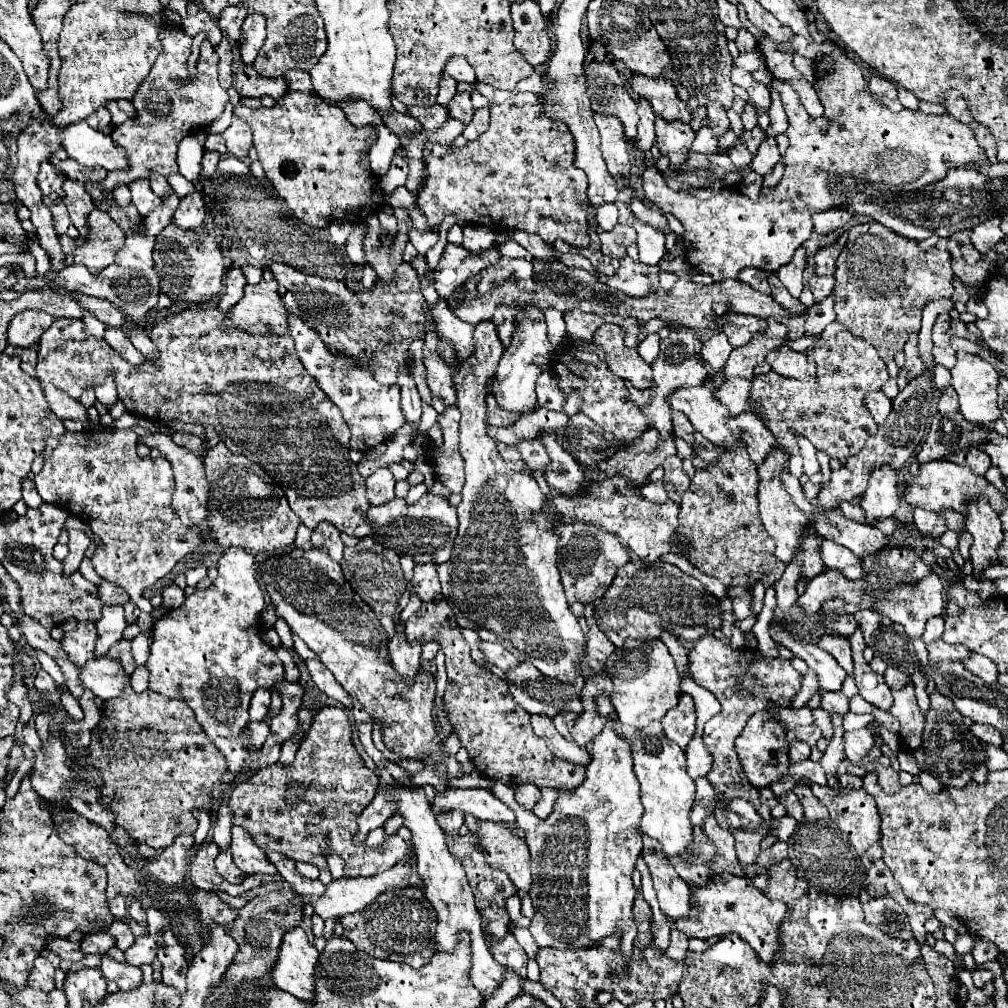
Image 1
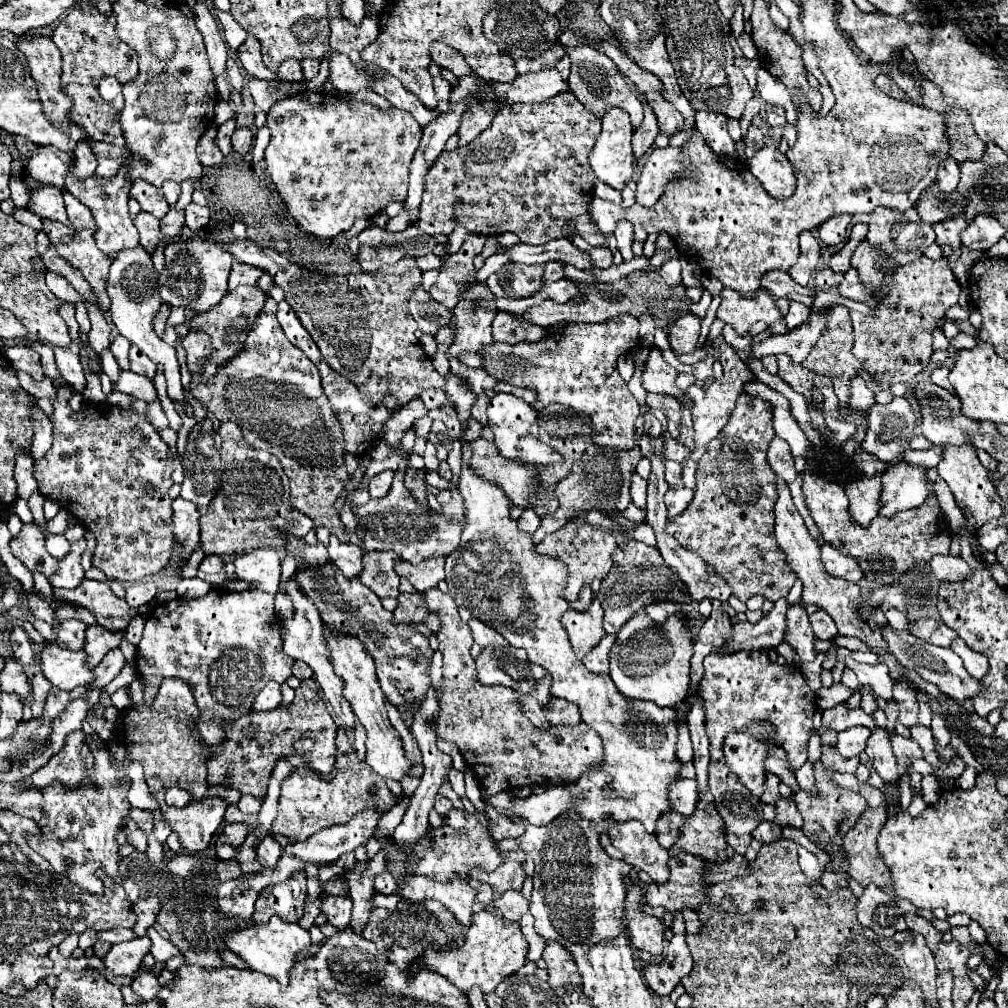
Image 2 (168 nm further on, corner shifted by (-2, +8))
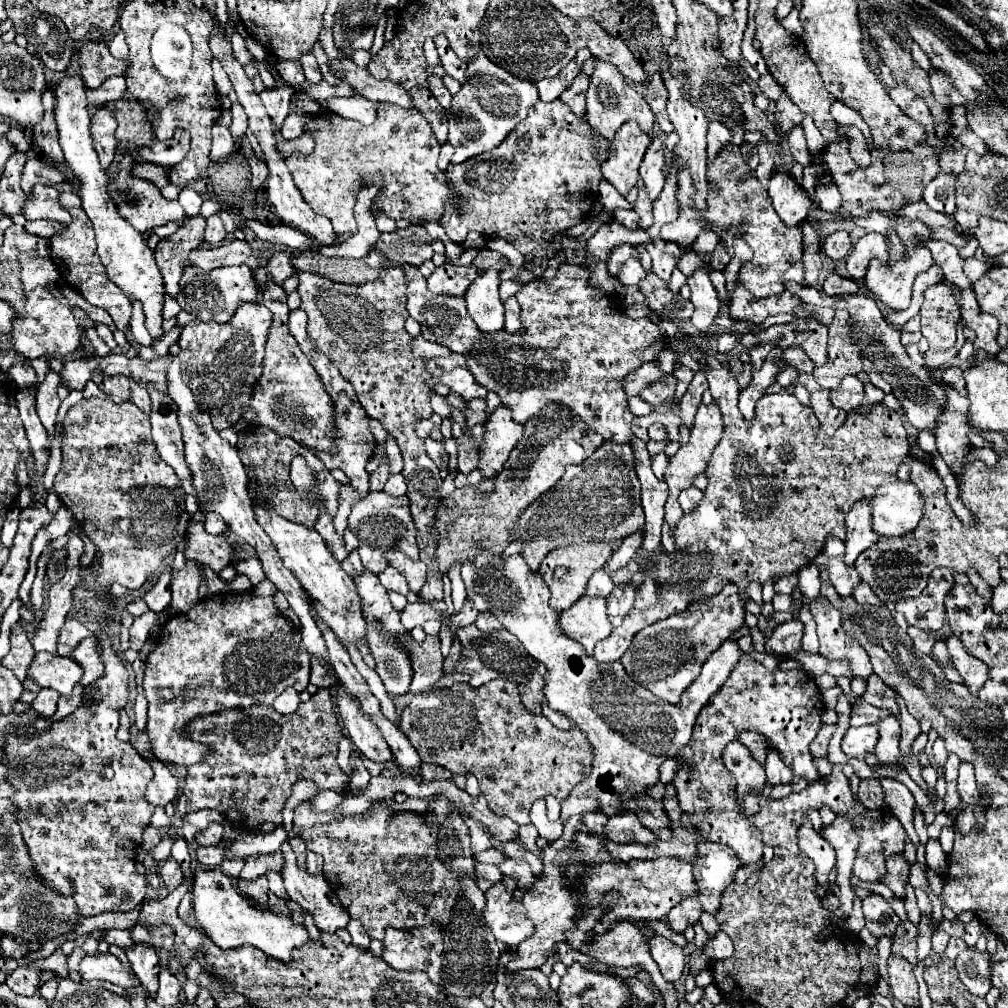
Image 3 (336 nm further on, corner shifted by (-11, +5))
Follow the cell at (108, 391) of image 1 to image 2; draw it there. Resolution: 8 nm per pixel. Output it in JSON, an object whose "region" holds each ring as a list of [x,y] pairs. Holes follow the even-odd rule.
{"region":[[[121,335],[111,343],[111,351],[113,351],[121,369],[129,369],[129,359],[127,359],[129,357],[129,347],[131,347],[131,341],[121,337]]]}

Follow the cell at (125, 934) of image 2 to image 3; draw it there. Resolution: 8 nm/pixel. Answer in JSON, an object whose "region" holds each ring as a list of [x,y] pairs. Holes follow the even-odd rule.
{"region":[[[134,942],[130,948],[126,948],[126,956],[130,960],[130,966],[136,974],[140,974],[142,986],[148,988],[148,992],[154,996],[154,988],[158,988],[158,954],[152,944]]]}

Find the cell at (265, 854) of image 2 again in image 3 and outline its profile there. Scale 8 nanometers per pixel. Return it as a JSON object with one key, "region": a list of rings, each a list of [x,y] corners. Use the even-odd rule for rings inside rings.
{"region":[[[284,842],[282,848],[282,878],[286,892],[292,900],[296,900],[304,910],[310,910],[314,916],[316,926],[322,932],[336,932],[338,928],[346,928],[348,924],[348,912],[342,906],[334,906],[328,902],[326,894],[330,890],[330,884],[324,876],[310,876],[296,864],[296,854],[292,852],[290,844]]]}

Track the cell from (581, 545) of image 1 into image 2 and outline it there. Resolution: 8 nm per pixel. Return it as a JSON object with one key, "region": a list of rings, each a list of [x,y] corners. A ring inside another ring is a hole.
{"region":[[[575,519],[567,525],[563,525],[559,531],[547,535],[545,541],[539,543],[535,549],[537,551],[555,551],[557,557],[567,565],[569,577],[567,577],[567,587],[563,589],[563,599],[571,603],[577,599],[577,595],[585,583],[591,583],[595,577],[603,579],[611,571],[611,567],[613,567],[611,553],[615,547],[617,547],[615,537],[609,531],[599,529],[583,519]]]}

